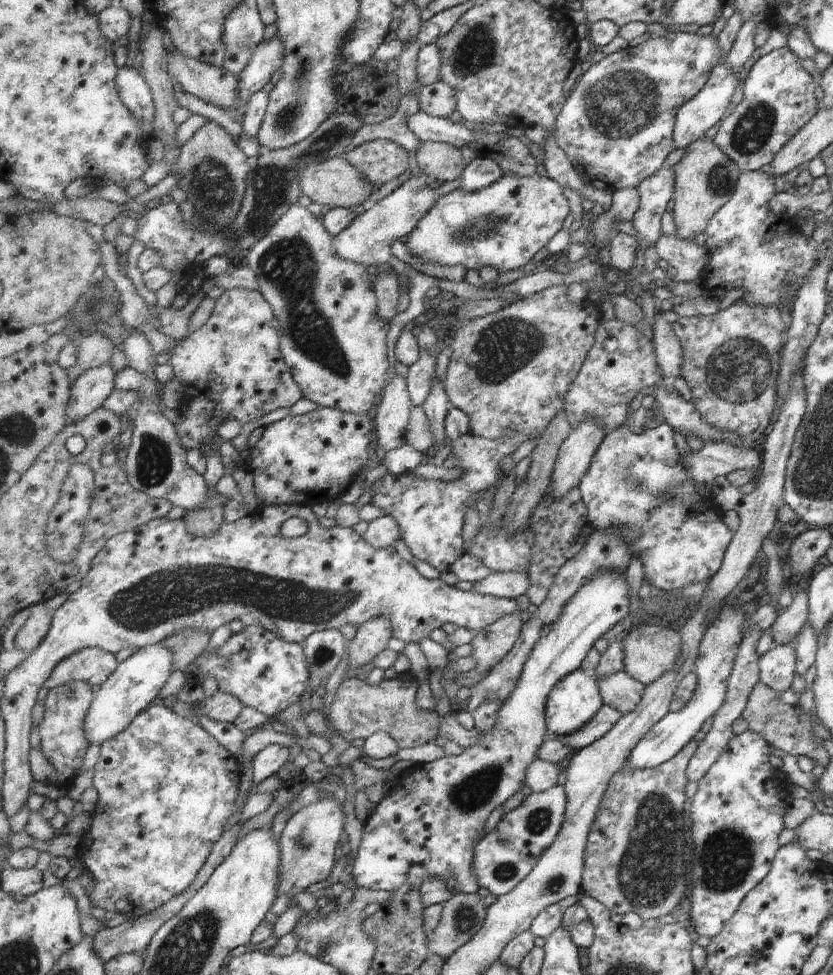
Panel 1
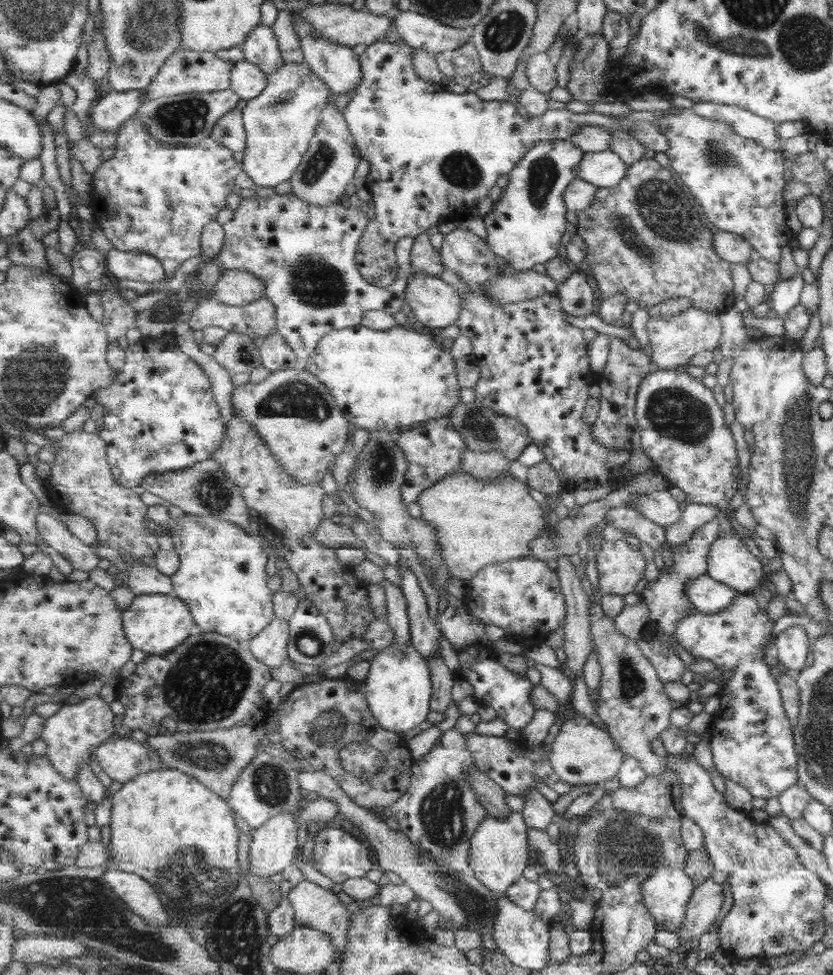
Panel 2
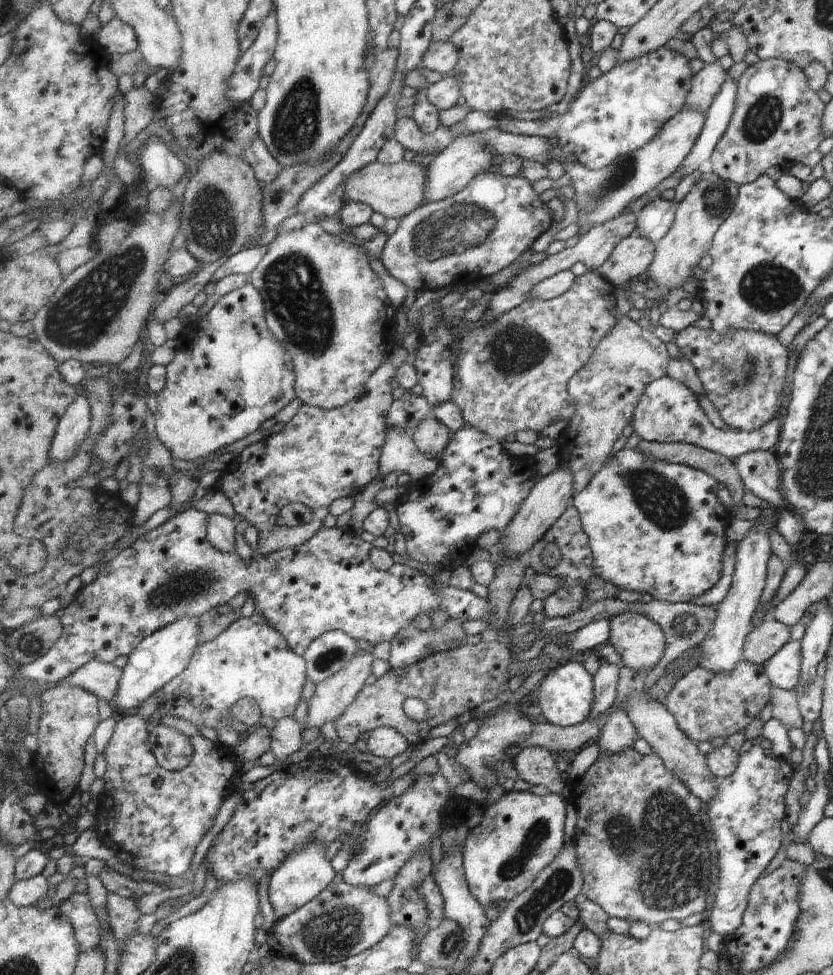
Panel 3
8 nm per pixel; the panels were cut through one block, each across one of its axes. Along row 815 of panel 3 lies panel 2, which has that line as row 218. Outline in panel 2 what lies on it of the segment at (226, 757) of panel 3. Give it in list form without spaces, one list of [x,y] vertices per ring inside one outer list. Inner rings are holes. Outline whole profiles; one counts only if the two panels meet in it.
[[[135,116],[123,124],[112,159],[107,160],[93,175],[90,206],[96,217],[96,224],[103,228],[104,235],[116,250],[153,255],[163,263],[167,278],[171,278],[185,260],[203,254],[205,226],[215,222],[219,212],[227,208],[227,200],[238,191],[239,174],[244,172],[240,156],[215,139],[210,138],[195,147],[169,147],[150,138],[148,131],[144,130]]]

